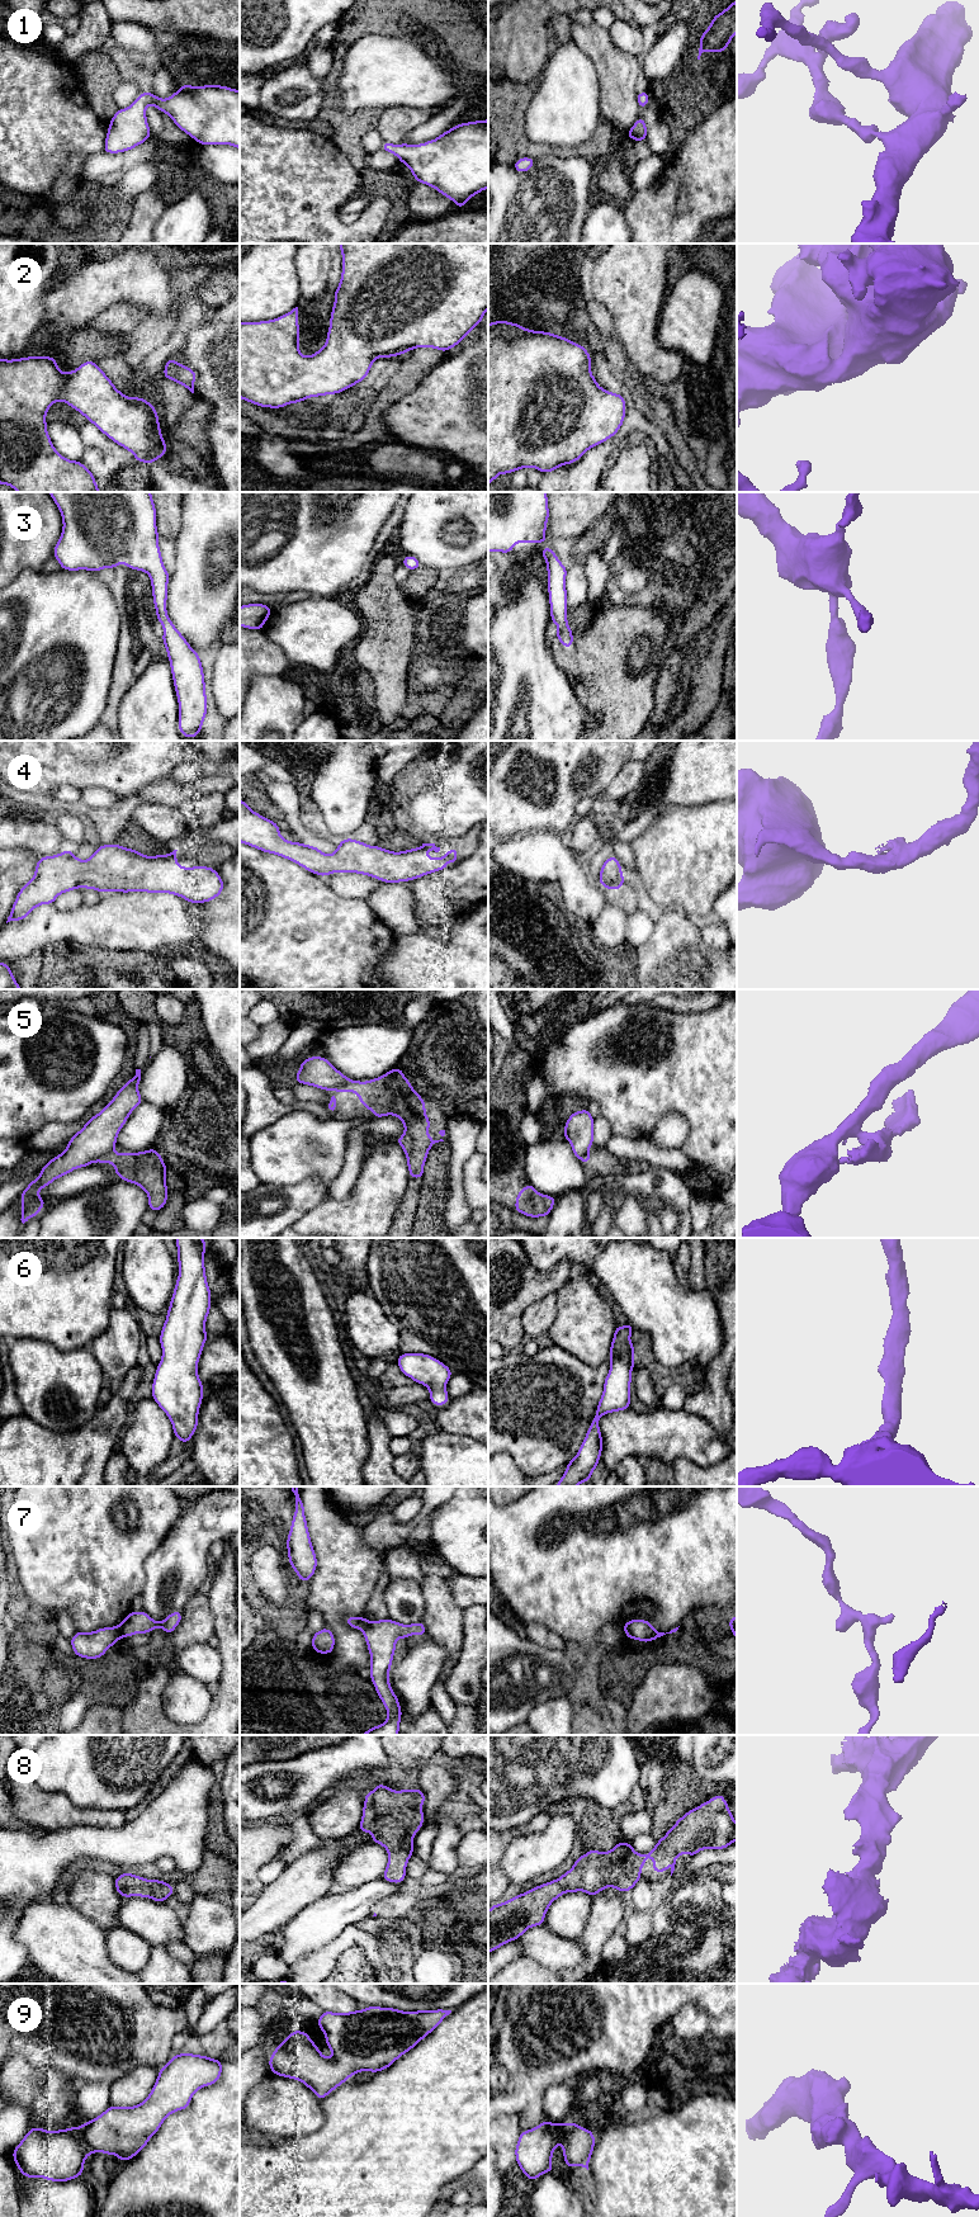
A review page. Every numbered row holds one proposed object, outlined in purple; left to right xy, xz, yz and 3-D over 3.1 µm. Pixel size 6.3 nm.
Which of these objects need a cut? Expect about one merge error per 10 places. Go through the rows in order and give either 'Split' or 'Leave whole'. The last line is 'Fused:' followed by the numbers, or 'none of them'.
1: Leave whole
2: Leave whole
3: Leave whole
4: Leave whole
5: Split
6: Leave whole
7: Split
8: Leave whole
9: Leave whole
Fused: 5, 7

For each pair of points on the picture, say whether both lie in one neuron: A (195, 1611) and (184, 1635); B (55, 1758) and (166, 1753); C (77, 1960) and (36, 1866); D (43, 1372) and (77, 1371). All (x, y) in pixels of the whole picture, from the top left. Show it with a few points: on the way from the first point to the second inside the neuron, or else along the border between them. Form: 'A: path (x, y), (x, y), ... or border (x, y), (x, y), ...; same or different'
A: path (195, 1617), (195, 1624), (190, 1629); same
B: path (83, 1758), (103, 1753), (138, 1753); same
C: border (50, 1896), (34, 1900), (23, 1911); different
D: path (52, 1372), (69, 1372); same

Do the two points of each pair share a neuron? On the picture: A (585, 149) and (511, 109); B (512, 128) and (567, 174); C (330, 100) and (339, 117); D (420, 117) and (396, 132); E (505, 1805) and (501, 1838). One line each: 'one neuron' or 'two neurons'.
A: one neuron
B: two neurons
C: one neuron
D: one neuron
E: two neurons

